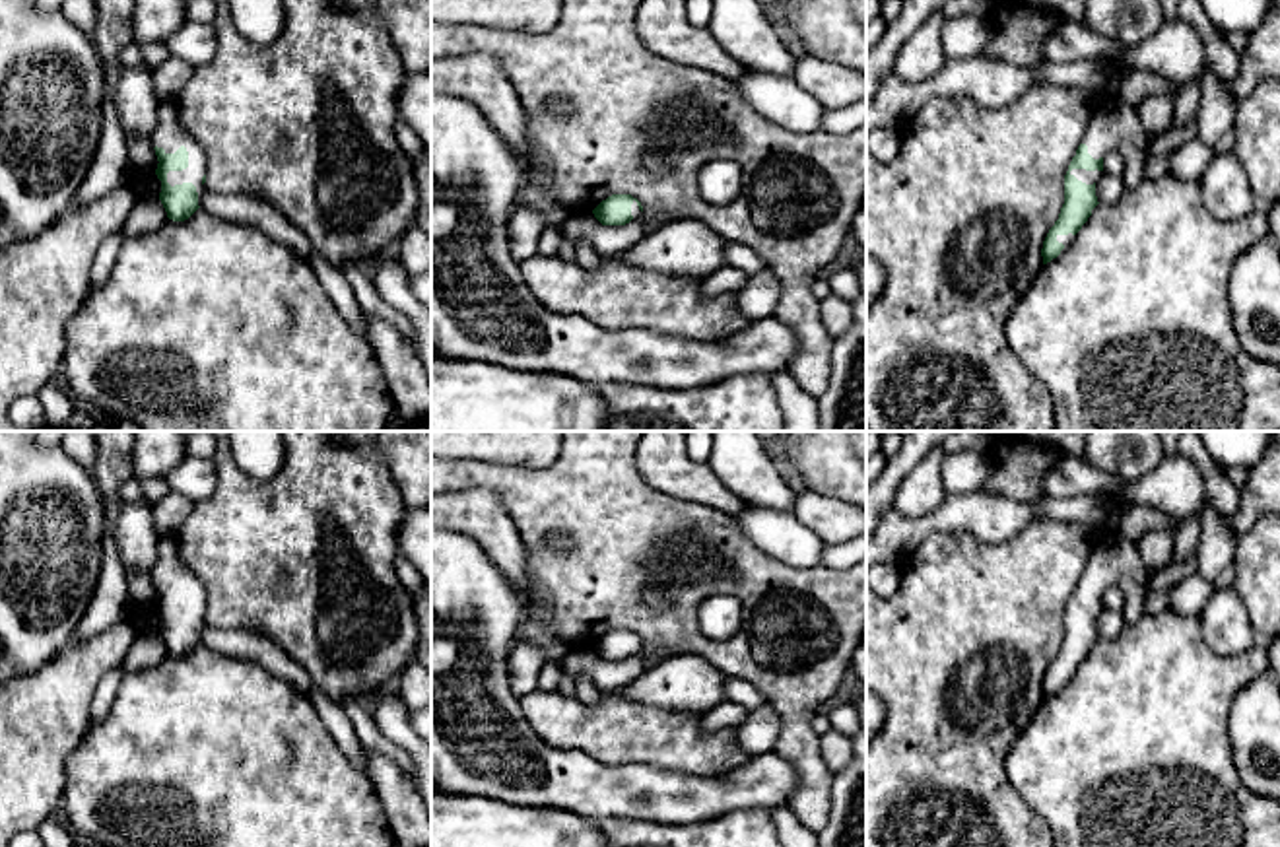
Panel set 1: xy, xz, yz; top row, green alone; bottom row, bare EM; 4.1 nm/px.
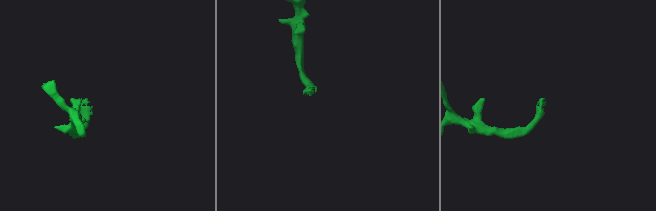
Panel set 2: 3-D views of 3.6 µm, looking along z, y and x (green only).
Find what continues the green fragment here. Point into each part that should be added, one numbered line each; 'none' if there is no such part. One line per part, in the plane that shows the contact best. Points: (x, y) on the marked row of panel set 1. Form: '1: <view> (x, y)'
1: xy (168, 135)

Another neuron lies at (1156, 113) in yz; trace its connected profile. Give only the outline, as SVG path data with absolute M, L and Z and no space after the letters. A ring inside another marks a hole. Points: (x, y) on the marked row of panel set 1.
M1152 95L1132 105L1142 130L1152 138L1165 134L1173 126L1175 99L1165 95Z

